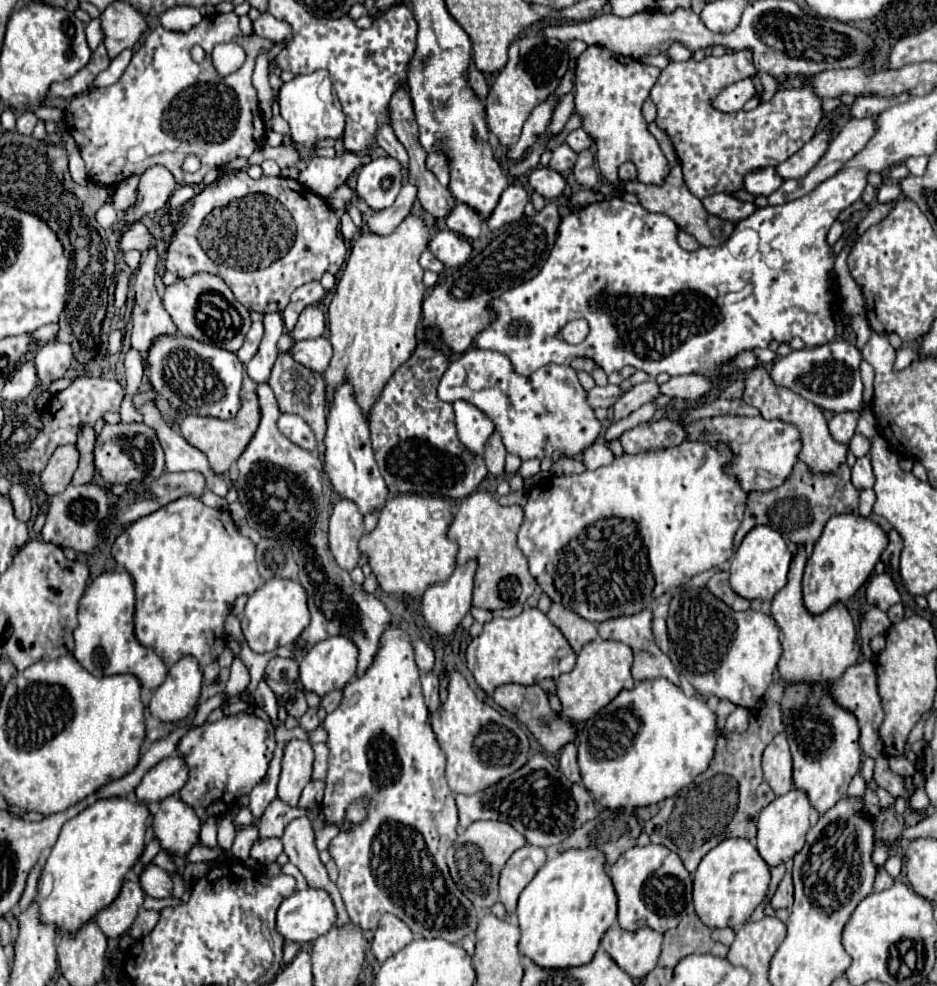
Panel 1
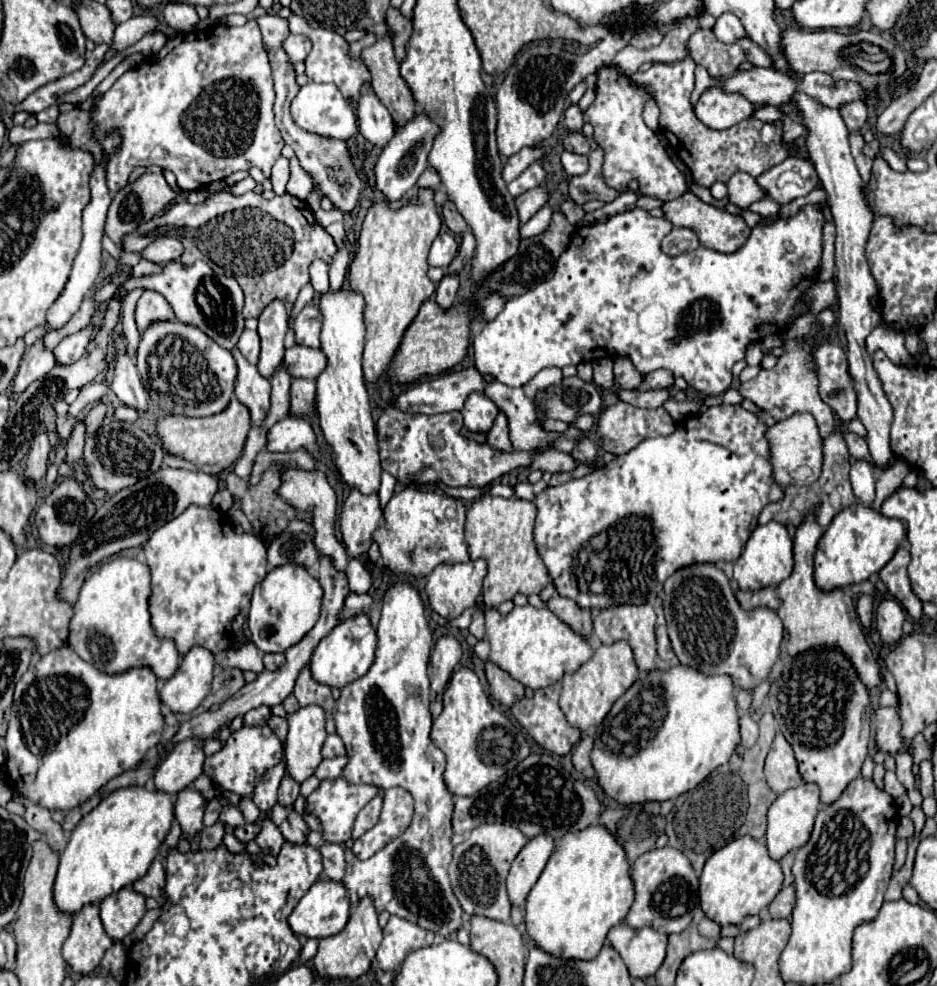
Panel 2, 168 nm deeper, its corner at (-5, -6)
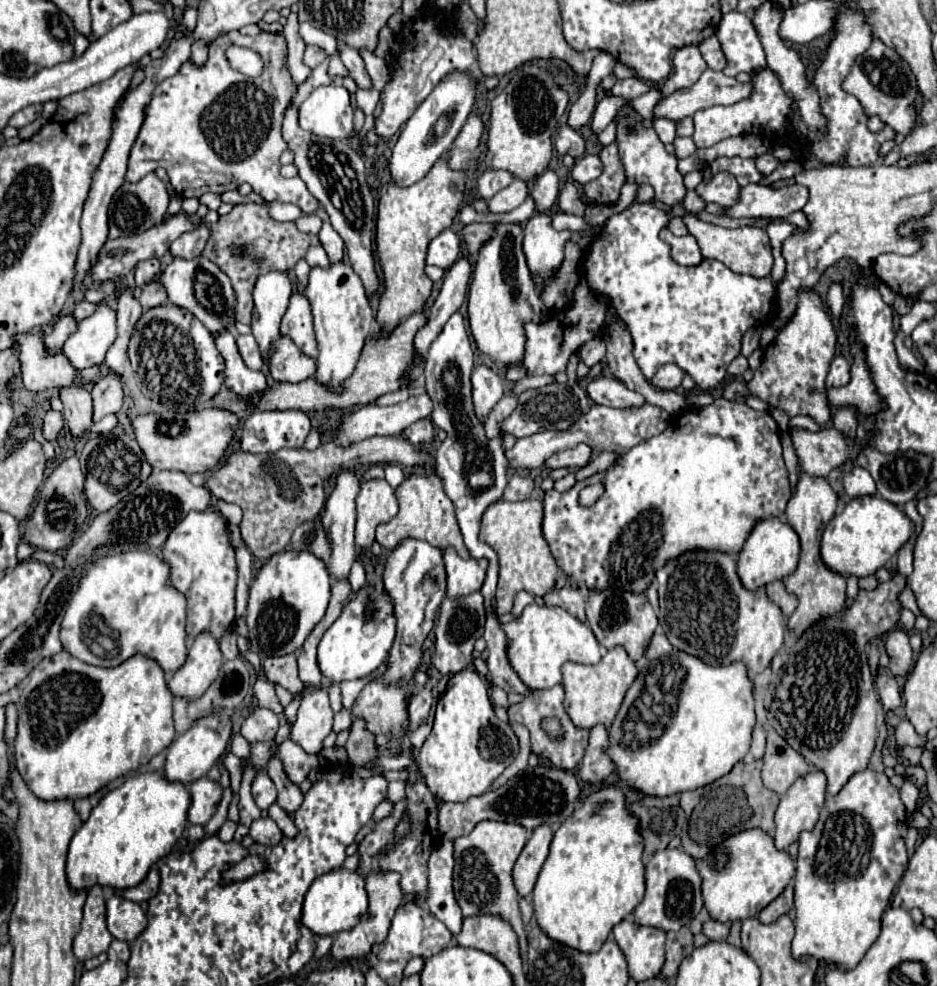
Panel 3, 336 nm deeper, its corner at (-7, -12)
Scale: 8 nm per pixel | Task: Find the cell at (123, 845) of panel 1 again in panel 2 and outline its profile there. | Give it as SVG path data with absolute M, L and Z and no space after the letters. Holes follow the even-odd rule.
M144 786L118 788L72 830L70 842L60 854L54 900L62 912L78 912L84 904L98 904L104 896L134 884L146 874L174 820L172 794L146 790Z

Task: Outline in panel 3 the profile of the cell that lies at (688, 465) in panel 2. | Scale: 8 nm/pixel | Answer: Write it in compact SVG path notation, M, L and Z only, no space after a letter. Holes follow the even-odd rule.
M718 398L710 406L674 416L662 434L634 446L606 472L576 482L576 486L564 494L556 490L546 492L542 532L570 586L584 590L610 590L614 586L644 594L654 582L658 566L664 566L670 558L678 558L682 550L698 550L698 546L702 546L702 550L726 550L726 554L738 554L750 536L750 530L766 518L782 516L788 500L788 470L782 460L778 424L774 418L768 412L748 408L744 402ZM596 482L604 484L604 494L596 504L582 506L580 490Z

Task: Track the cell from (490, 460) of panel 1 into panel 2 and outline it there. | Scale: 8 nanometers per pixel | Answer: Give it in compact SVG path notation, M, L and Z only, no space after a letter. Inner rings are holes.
M498 412L490 432L488 432L488 444L492 448L510 452L512 450L512 442L510 442L510 434L508 434L508 418L504 412Z

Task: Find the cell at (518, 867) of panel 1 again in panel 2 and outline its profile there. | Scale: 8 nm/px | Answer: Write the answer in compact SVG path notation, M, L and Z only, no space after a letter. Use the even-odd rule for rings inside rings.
M538 834L528 840L528 844L514 858L508 874L508 896L514 906L524 908L526 896L542 874L550 854L554 850L554 840L548 834Z

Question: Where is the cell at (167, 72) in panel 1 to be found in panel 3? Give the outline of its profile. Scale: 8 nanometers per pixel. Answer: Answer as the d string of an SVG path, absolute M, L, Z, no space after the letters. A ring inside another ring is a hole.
M230 32L208 46L208 60L202 66L196 66L192 60L180 66L178 74L158 82L150 102L144 110L144 122L140 134L132 146L126 182L138 182L146 174L154 172L162 166L168 172L172 188L182 198L200 198L204 192L222 194L226 190L236 190L240 184L248 182L254 192L258 192L268 202L290 202L300 206L306 214L312 214L318 208L318 200L302 190L304 184L300 178L282 178L280 176L280 154L286 150L286 142L282 140L282 114L292 100L292 94L286 94L286 68L284 68L286 42L282 34L260 32L258 36L242 36L240 32ZM232 44L240 44L242 48L250 48L260 54L264 60L264 72L256 78L246 76L234 70L226 58L226 50Z

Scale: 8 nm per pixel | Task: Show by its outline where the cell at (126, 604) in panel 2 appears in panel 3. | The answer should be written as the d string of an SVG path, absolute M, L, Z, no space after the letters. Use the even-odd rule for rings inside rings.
M140 550L106 556L100 562L96 562L82 578L64 614L64 622L60 628L64 650L86 664L100 668L120 666L128 658L142 654L154 658L164 672L176 672L186 660L186 598L178 594L174 588L166 586L168 572L170 568L160 556Z

